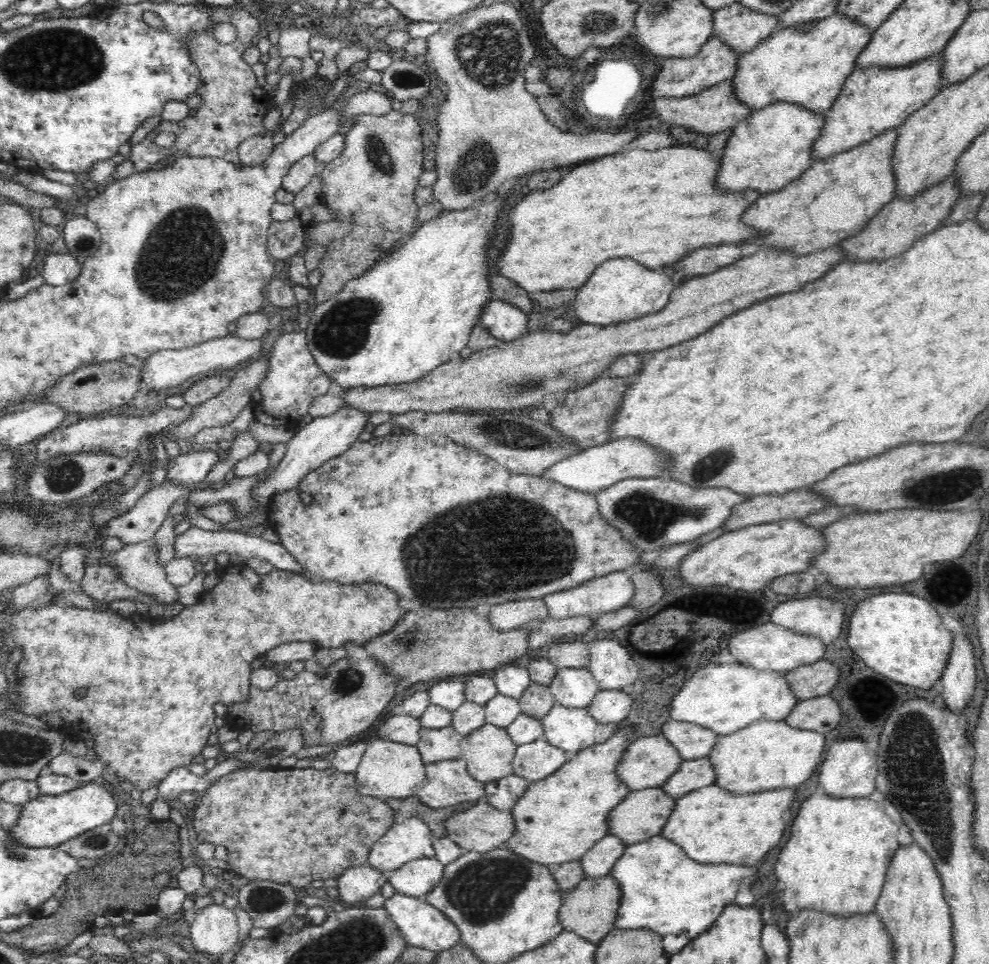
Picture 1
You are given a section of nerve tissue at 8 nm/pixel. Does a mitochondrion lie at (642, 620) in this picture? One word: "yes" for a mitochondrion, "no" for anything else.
no

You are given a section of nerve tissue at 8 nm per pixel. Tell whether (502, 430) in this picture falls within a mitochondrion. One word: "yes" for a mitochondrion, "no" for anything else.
yes

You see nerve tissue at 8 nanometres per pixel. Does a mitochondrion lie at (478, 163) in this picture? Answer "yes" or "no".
yes

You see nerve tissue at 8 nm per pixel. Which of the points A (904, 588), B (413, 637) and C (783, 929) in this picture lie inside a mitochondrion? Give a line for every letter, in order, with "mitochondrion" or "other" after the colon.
A: other
B: mitochondrion
C: other

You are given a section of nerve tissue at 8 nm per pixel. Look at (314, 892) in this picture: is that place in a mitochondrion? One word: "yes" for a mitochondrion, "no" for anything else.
no

